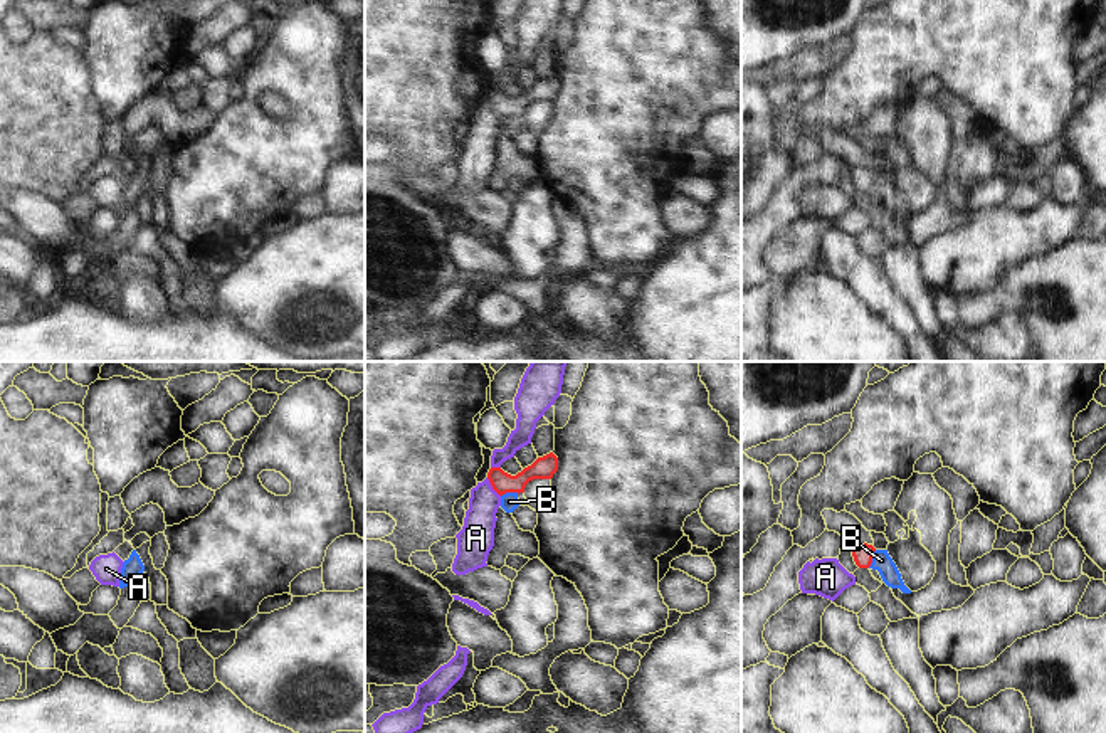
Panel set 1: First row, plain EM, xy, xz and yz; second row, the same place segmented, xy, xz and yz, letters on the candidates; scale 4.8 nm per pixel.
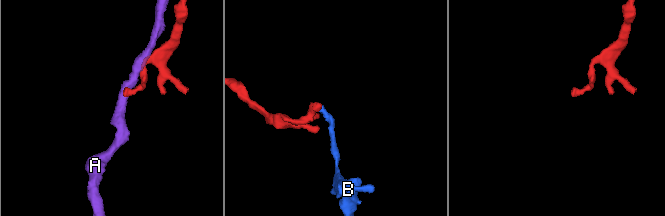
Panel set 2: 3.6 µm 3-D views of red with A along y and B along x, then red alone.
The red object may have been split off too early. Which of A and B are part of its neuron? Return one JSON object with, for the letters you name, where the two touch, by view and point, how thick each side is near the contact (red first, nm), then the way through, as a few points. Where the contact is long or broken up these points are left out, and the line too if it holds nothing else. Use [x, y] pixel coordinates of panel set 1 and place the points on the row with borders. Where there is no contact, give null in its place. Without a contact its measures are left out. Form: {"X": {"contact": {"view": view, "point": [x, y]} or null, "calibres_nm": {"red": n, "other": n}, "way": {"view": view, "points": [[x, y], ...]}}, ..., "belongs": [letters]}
{"belongs": []}

